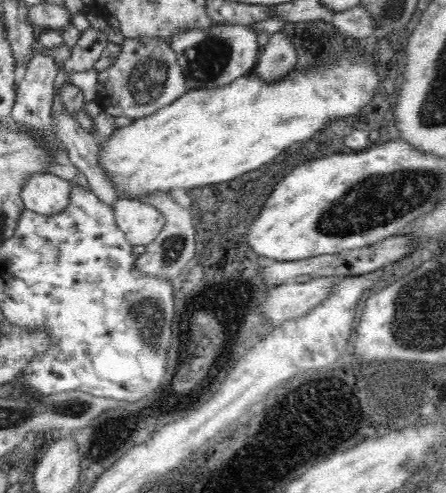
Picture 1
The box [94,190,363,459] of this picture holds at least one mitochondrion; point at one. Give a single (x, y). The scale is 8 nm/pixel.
(146, 313)

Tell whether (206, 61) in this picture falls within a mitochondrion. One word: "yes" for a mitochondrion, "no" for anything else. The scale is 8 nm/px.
yes

